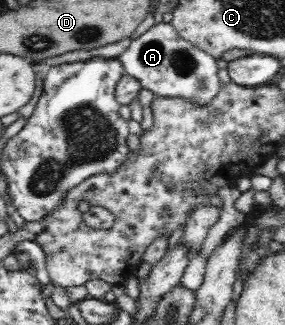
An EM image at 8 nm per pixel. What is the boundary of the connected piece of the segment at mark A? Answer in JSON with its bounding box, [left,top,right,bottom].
[118,22,220,105]

